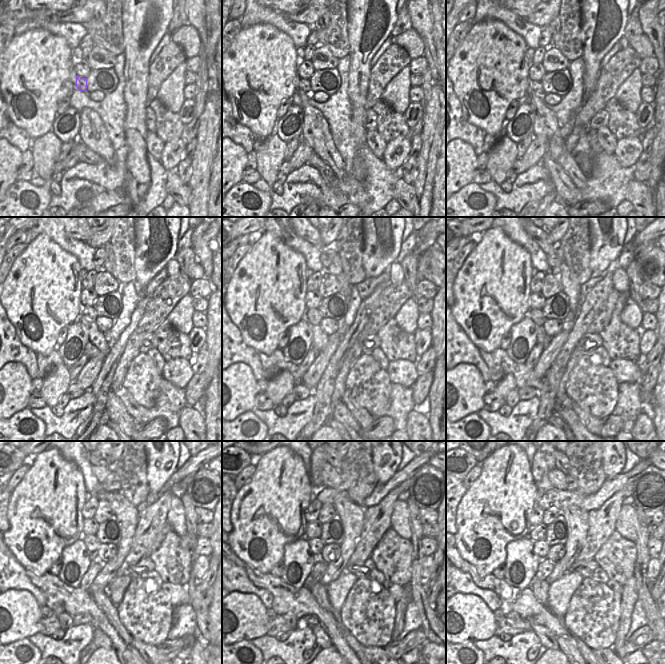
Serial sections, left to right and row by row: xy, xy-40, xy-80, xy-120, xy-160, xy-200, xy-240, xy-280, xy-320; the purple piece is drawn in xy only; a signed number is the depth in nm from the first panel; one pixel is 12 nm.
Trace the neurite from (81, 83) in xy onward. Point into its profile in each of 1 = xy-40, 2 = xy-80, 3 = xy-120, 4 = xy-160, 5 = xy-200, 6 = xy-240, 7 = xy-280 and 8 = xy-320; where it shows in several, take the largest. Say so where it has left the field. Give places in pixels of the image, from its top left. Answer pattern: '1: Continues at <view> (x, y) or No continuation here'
1: Continues at xy-40 (305, 85)
2: Continues at xy-80 (537, 88)
3: Continues at xy-120 (88, 311)
4: Continues at xy-160 (312, 315)
5: Continues at xy-200 (537, 316)
6: Continues at xy-240 (91, 542)
7: Continues at xy-280 (316, 545)
8: Continues at xy-320 (541, 547)

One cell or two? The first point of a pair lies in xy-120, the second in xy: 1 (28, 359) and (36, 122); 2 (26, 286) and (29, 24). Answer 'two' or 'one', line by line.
1: two
2: two

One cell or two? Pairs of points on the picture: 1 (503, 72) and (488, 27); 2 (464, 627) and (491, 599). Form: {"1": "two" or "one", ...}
{"1": "one", "2": "two"}

